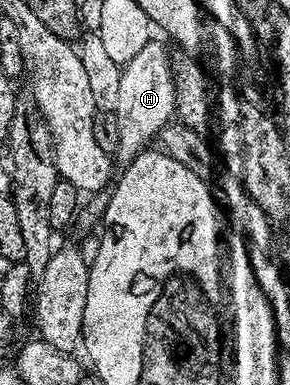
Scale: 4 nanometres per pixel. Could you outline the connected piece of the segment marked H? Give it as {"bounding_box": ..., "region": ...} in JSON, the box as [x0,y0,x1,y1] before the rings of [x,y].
{"bounding_box":[113,41,175,164],"region":[[[152,41],[121,68],[117,100],[113,110],[116,126],[120,129],[120,145],[116,156],[119,164],[133,161],[141,151],[147,150],[149,141],[157,140],[158,134],[175,118],[174,69],[172,55],[166,52],[167,44]]]}

